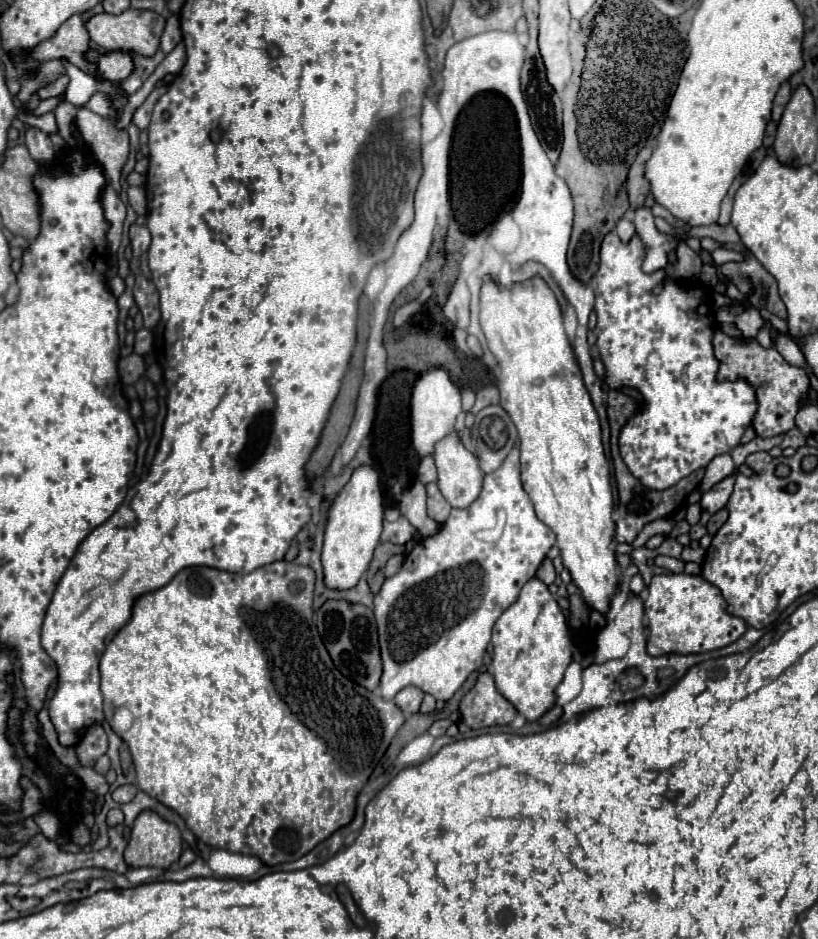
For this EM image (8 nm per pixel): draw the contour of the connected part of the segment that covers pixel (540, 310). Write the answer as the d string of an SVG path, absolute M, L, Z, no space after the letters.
M539 276L523 284L513 284L513 288L509 290L493 284L491 280L485 280L481 288L479 320L487 338L487 346L501 366L501 406L509 412L513 424L519 430L523 488L529 494L539 520L555 532L563 566L571 572L573 584L581 590L583 600L589 604L589 608L607 614L611 608L611 598L617 592L619 584L617 558L615 550L611 550L615 536L615 522L611 518L611 476L607 458L603 454L599 418L591 404L589 392L585 390L573 348L567 340L557 298Z

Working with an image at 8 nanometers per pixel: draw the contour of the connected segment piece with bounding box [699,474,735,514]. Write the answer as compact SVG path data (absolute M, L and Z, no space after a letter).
M735 474L727 476L727 478L721 480L719 484L715 484L711 490L707 490L707 492L703 494L703 498L701 498L701 502L699 502L701 508L703 508L705 512L709 512L709 514L715 514L717 510L721 510L721 508L727 504L731 492L733 492L733 484L735 484Z

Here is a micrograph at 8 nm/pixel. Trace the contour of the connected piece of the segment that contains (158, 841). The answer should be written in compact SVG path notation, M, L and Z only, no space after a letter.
M143 810L131 830L125 850L129 866L169 868L183 850L181 832L175 824L163 820L155 810Z

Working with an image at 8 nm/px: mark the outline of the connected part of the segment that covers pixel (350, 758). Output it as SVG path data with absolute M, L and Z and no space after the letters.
M285 560L261 566L245 576L203 566L185 568L163 588L147 592L135 600L131 620L115 634L99 662L104 715L113 731L129 747L139 788L179 812L191 832L211 848L253 854L269 866L301 858L319 842L327 840L335 830L351 822L359 790L369 780L375 764L405 722L405 714L395 702L375 696L363 686L347 680L335 668L313 622L313 588L315 572L309 566Z

